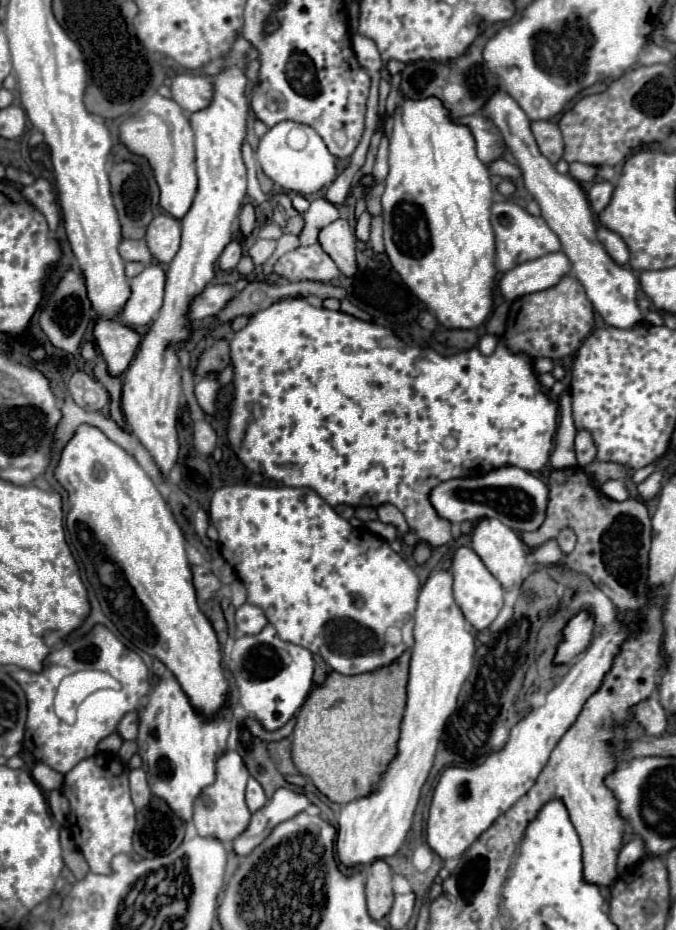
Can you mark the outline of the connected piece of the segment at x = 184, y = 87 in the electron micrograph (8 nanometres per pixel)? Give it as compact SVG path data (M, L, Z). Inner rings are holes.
M176 72L170 90L172 98L188 112L198 112L206 108L212 100L212 82L204 74Z

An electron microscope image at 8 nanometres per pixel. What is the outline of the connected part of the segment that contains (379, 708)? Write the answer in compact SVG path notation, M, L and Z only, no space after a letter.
M406 650L390 666L382 666L370 674L344 676L338 672L328 672L320 686L312 686L310 696L296 716L296 726L292 732L292 760L300 774L310 776L316 788L326 794L332 802L346 804L360 796L370 794L376 786L380 774L386 770L388 762L396 756L396 742L400 736L400 722L406 706L406 682L408 682L408 662L410 652Z

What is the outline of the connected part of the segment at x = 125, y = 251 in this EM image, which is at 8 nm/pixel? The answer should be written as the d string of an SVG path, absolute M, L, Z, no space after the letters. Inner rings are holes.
M122 240L120 246L118 246L118 252L126 262L128 260L142 262L142 264L150 264L152 262L152 254L150 254L150 250L148 250L144 240Z

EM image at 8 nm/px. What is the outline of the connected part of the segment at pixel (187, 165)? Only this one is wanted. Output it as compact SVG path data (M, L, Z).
M156 92L138 112L122 120L118 126L118 136L132 154L144 156L148 160L160 188L160 206L174 218L182 220L190 210L198 188L198 176L194 168L194 132L190 120L184 116L184 110L174 100Z

